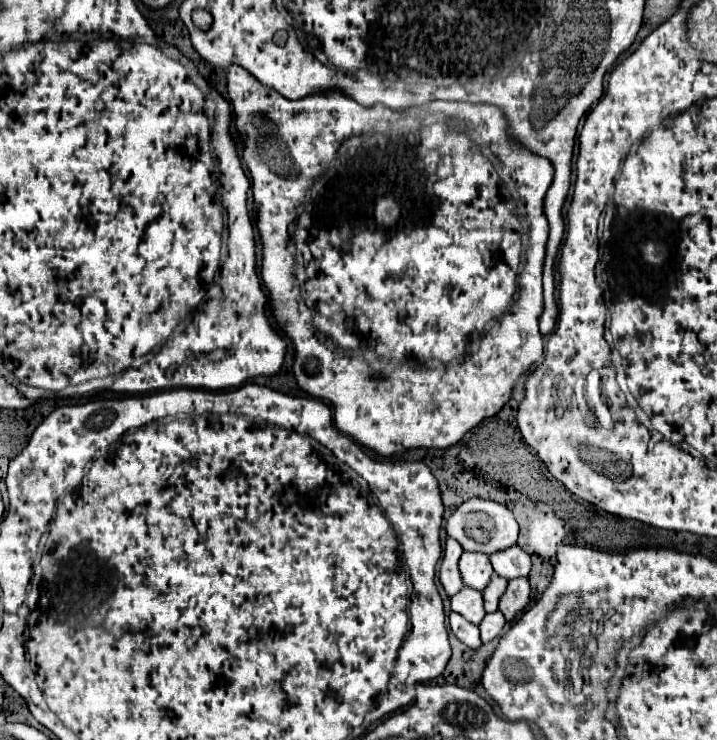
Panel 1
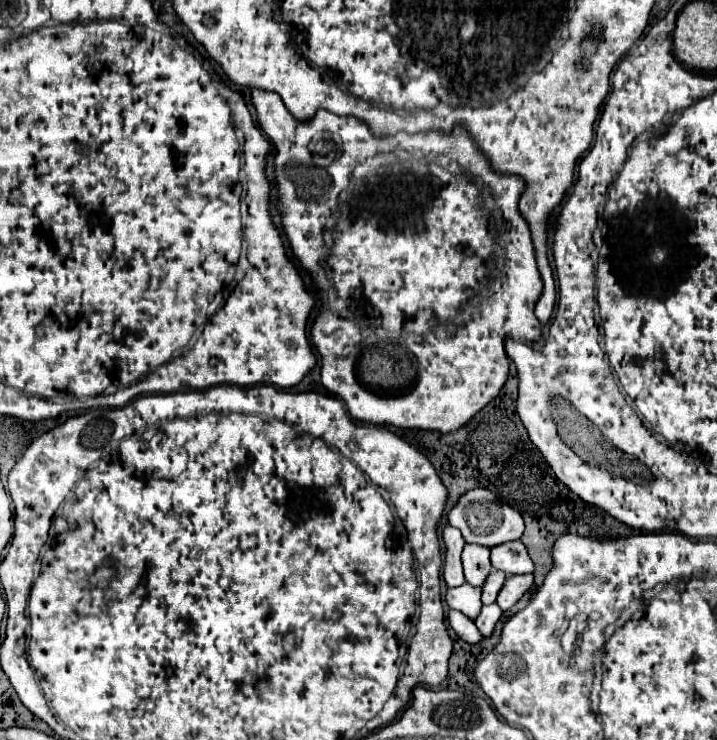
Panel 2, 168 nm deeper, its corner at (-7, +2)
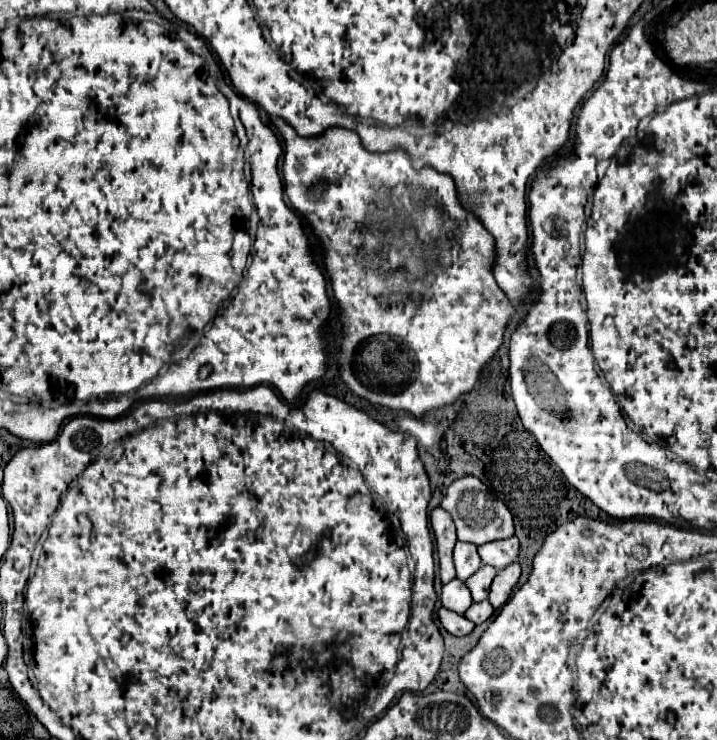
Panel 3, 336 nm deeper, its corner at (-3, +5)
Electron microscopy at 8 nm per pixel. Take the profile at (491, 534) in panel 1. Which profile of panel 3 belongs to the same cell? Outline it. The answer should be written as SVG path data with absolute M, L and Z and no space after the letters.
M471 474L457 478L449 484L441 506L451 514L453 522L457 526L457 538L461 542L471 542L475 546L481 546L481 544L487 544L487 542L493 542L493 540L509 538L515 532L513 516L511 516L509 508L499 498L491 496L487 486Z

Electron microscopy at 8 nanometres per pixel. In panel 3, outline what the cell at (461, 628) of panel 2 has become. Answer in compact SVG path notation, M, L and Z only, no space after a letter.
M439 608L439 610L437 610L437 618L439 618L441 626L443 626L449 634L453 634L453 636L465 636L465 634L469 634L469 632L475 628L475 624L469 622L463 614L451 612L451 610L447 610L447 608Z

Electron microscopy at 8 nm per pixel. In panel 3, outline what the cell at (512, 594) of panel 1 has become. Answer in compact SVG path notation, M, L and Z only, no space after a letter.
M513 562L495 576L495 580L491 584L491 594L489 594L489 602L495 608L501 608L507 602L507 598L511 596L513 588L519 580L519 574L521 574L521 566L519 566L519 562Z

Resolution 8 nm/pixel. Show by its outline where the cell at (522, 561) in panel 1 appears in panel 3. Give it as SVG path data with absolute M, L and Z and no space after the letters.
M511 536L505 540L489 542L485 546L479 546L479 556L481 556L483 564L493 566L495 570L503 570L505 566L509 566L511 562L517 560L519 540L517 540L517 536Z

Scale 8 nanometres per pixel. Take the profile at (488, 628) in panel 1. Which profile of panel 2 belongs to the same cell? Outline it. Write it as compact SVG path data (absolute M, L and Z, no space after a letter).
M487 605L487 607L481 609L481 615L475 619L475 625L477 625L477 629L481 631L483 637L491 637L493 635L495 625L501 619L501 615L503 615L503 611L497 605Z

